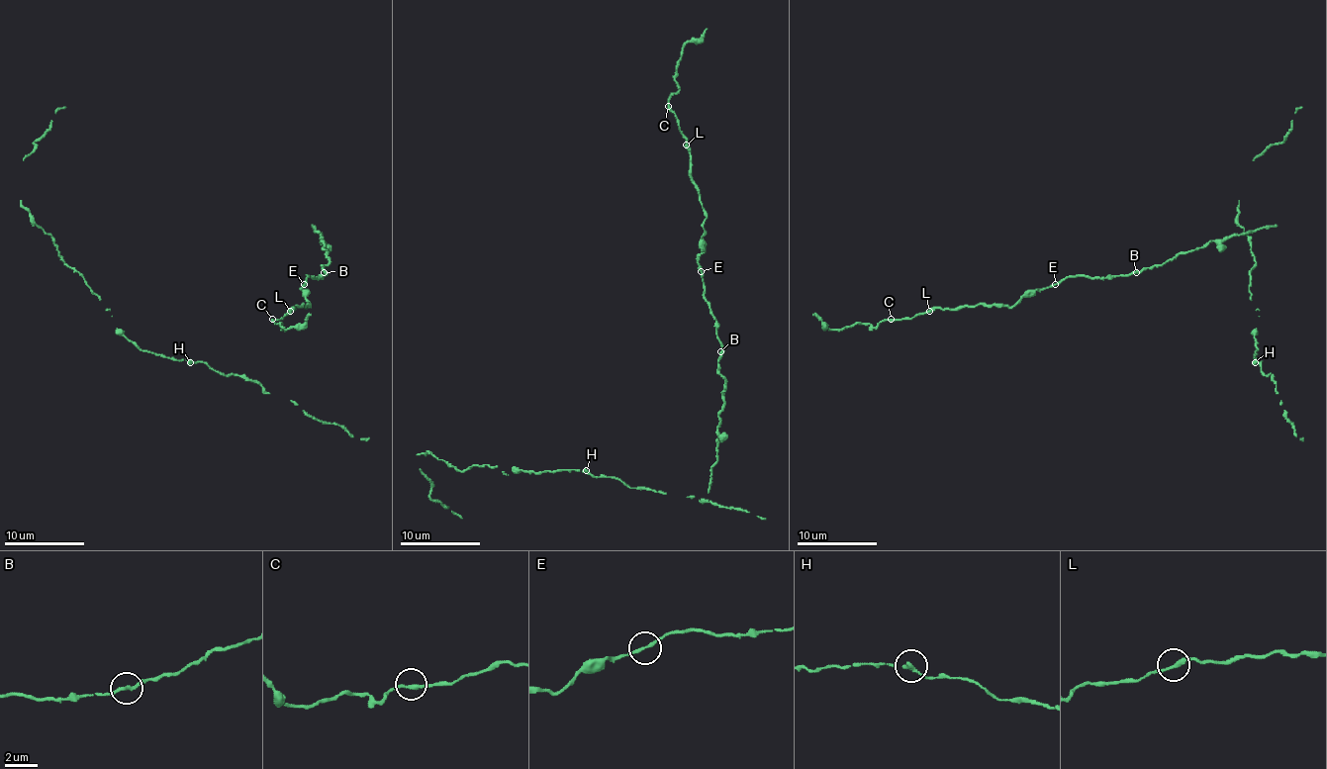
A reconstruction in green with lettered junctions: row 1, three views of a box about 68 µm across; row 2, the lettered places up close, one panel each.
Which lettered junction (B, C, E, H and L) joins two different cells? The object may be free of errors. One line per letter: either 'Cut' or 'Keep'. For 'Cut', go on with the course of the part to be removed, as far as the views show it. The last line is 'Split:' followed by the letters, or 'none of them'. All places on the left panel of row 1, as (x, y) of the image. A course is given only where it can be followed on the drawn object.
B: Keep
C: Keep
E: Keep
H: Keep
L: Keep
Split: none of them

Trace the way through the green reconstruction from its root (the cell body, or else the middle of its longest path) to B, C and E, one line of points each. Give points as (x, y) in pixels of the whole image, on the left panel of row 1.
B: (320, 234), (322, 248), (329, 254), (329, 262), (322, 266), (324, 272)
C: (320, 234), (329, 262), (322, 266), (324, 274), (308, 276), (302, 286), (306, 306), (310, 304), (272, 319)
E: (320, 234), (322, 248), (329, 254), (329, 262), (322, 266), (326, 272), (314, 278), (308, 276), (304, 284)

